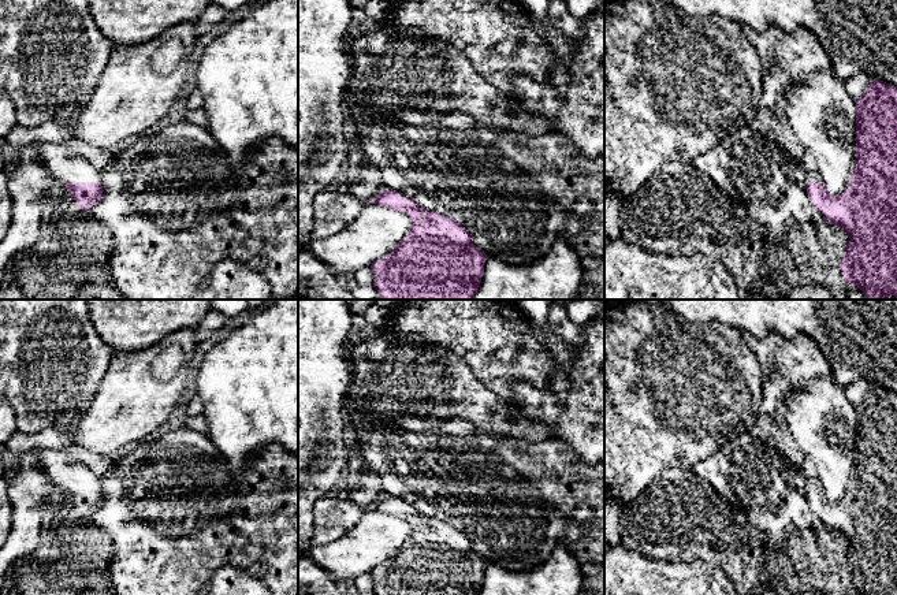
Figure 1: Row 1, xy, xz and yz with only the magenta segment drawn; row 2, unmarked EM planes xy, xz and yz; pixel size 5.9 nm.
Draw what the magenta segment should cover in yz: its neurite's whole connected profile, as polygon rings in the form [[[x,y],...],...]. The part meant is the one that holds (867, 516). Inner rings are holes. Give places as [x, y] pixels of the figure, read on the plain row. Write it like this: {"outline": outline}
{"outline": [[[871,386],[855,409],[856,465],[846,495],[837,502],[830,501],[815,476],[807,480],[807,501],[826,528],[841,533],[849,542],[840,569],[845,588],[855,590],[859,595],[897,595],[897,393]]]}

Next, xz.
{"outline": [[[383,495],[369,509],[410,524],[412,532],[401,548],[372,569],[376,595],[479,595],[487,562],[476,553],[465,533],[438,518],[424,516],[402,499]]]}

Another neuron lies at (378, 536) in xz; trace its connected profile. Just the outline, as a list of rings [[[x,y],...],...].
[[[366,509],[346,535],[325,546],[310,547],[308,557],[324,568],[332,581],[340,584],[388,561],[407,540],[410,532],[409,523]]]

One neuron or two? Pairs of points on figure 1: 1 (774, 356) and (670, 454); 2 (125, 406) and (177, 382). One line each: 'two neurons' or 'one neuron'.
1: two neurons
2: one neuron

